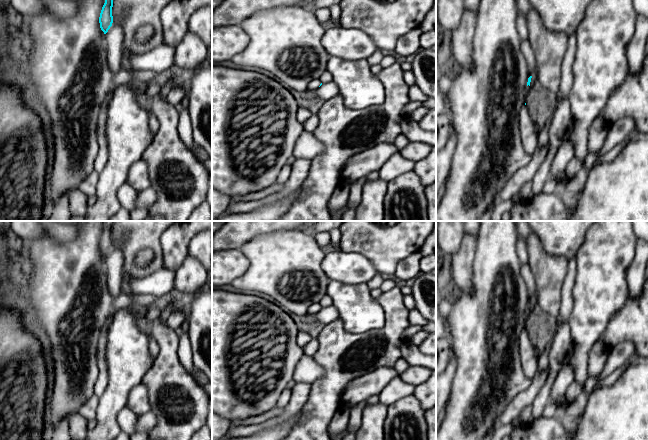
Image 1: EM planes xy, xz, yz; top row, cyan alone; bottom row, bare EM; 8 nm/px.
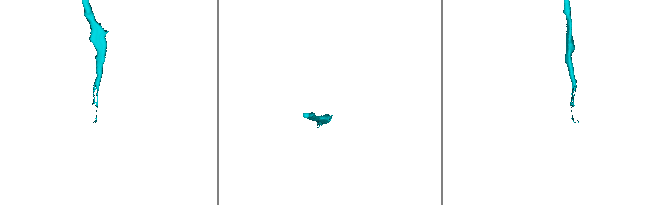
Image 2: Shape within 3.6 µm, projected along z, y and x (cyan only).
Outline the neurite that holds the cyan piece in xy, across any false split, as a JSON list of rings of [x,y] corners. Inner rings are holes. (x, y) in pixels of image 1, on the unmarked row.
[[[105,221],[105,227],[102,231],[99,247],[100,252],[106,258],[113,247],[113,240],[112,240],[112,231],[113,231],[113,224],[114,221]]]

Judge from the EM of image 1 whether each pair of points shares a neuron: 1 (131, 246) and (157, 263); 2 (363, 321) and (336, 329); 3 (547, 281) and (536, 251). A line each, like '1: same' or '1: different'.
1: same
2: different
3: same

